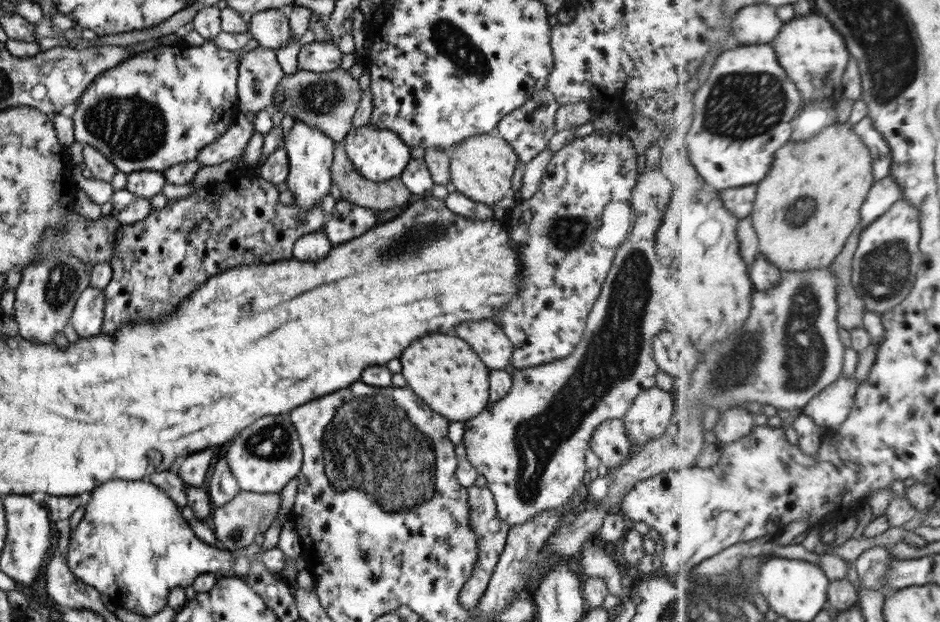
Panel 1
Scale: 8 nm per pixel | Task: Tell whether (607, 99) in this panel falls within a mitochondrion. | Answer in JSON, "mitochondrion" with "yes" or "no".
{"mitochondrion":"no"}

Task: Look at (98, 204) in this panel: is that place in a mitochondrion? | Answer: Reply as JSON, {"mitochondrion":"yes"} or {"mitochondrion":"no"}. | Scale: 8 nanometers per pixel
{"mitochondrion":"no"}

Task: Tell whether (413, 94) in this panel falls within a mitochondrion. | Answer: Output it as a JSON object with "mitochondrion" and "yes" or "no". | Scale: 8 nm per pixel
{"mitochondrion":"no"}

